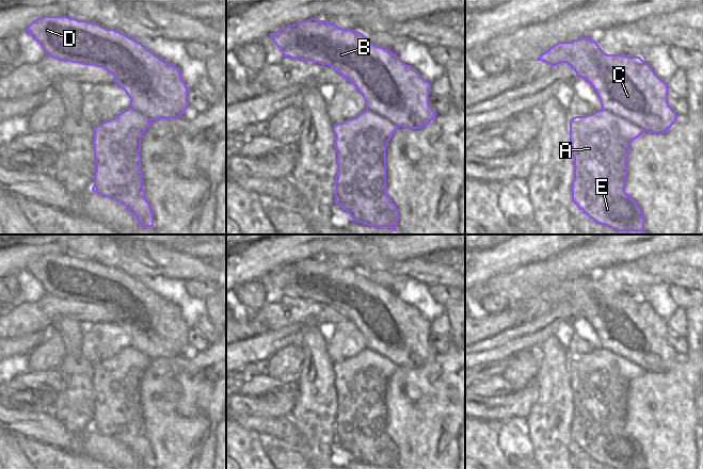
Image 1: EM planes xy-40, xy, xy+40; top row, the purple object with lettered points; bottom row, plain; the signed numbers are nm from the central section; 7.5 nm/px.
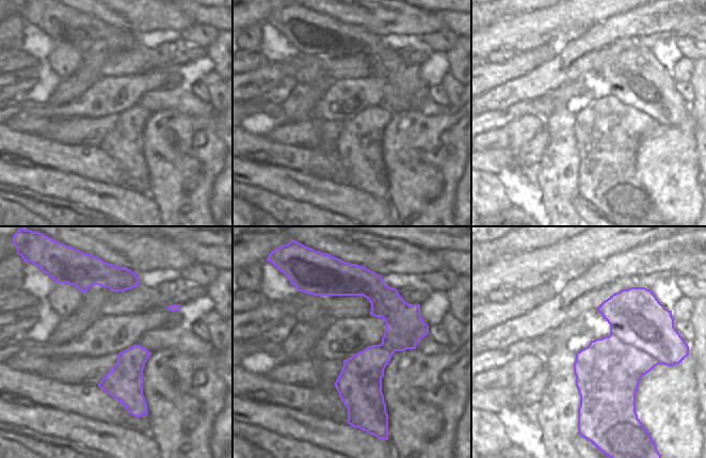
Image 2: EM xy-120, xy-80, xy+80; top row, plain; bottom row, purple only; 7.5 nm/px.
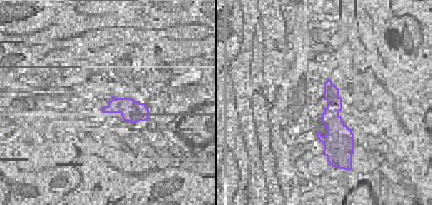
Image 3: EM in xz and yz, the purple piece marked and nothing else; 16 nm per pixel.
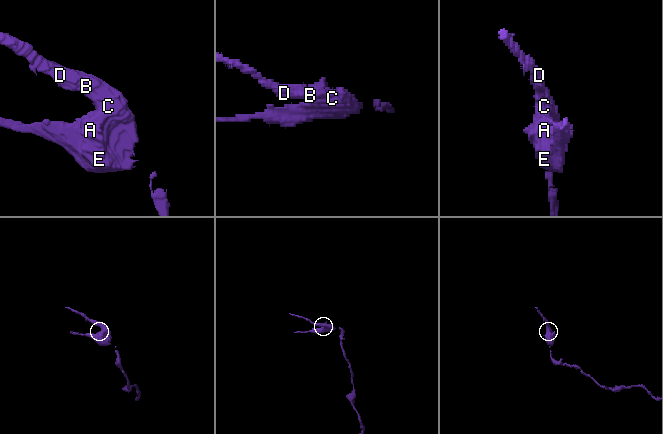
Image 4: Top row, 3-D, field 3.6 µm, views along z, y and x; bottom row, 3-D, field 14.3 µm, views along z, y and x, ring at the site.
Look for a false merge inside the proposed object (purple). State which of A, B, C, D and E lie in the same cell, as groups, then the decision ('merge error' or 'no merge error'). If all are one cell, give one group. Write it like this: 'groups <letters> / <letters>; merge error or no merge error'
groups A E / B C D; merge error

